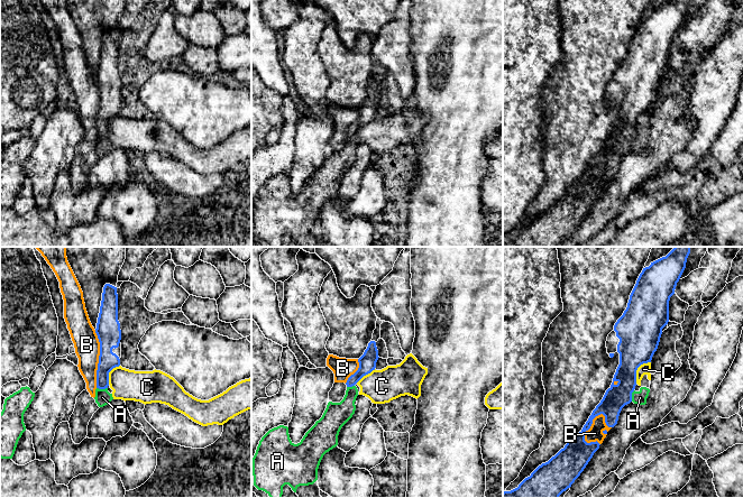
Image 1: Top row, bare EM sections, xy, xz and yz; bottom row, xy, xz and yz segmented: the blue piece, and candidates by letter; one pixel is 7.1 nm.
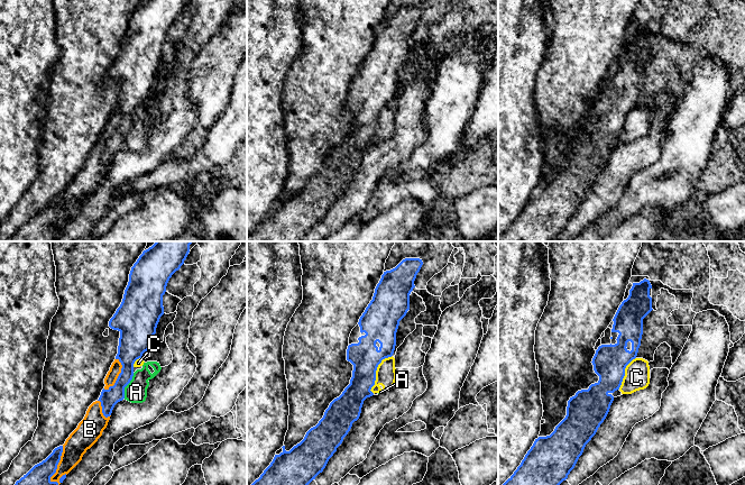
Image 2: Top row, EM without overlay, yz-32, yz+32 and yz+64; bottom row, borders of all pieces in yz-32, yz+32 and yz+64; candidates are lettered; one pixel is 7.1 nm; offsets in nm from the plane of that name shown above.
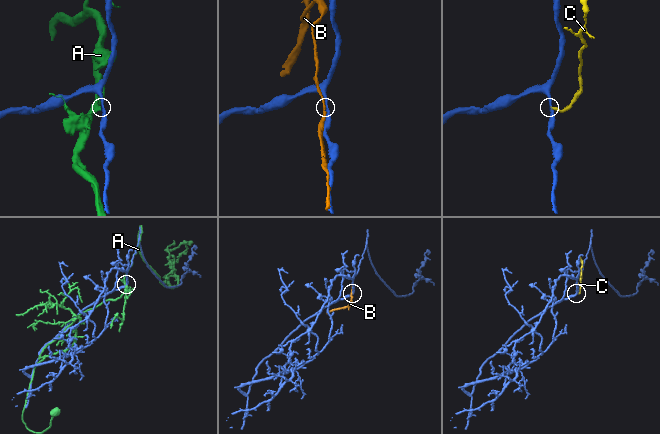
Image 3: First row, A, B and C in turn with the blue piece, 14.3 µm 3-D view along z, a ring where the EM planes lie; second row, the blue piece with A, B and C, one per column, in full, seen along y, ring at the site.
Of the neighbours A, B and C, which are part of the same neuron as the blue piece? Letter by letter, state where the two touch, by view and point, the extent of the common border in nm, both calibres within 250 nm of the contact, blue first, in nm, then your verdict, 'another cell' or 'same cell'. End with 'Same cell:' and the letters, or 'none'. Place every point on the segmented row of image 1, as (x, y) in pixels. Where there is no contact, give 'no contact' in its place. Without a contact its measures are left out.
A: contact xy (102, 388); length 80 nm; calibres 140 and 110 nm; another cell
B: contact yz (589, 427); length 240 nm; calibres 200 and 110 nm; another cell
C: contact yz (636, 369); length 190 nm; calibres 300 and 80 nm; another cell
Same cell: none

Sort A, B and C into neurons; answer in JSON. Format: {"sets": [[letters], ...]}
{"sets": [["A", "C"], ["B"]]}

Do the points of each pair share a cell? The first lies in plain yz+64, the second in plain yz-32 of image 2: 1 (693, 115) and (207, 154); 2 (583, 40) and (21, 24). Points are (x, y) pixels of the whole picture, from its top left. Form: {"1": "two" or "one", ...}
{"1": "two", "2": "two"}

